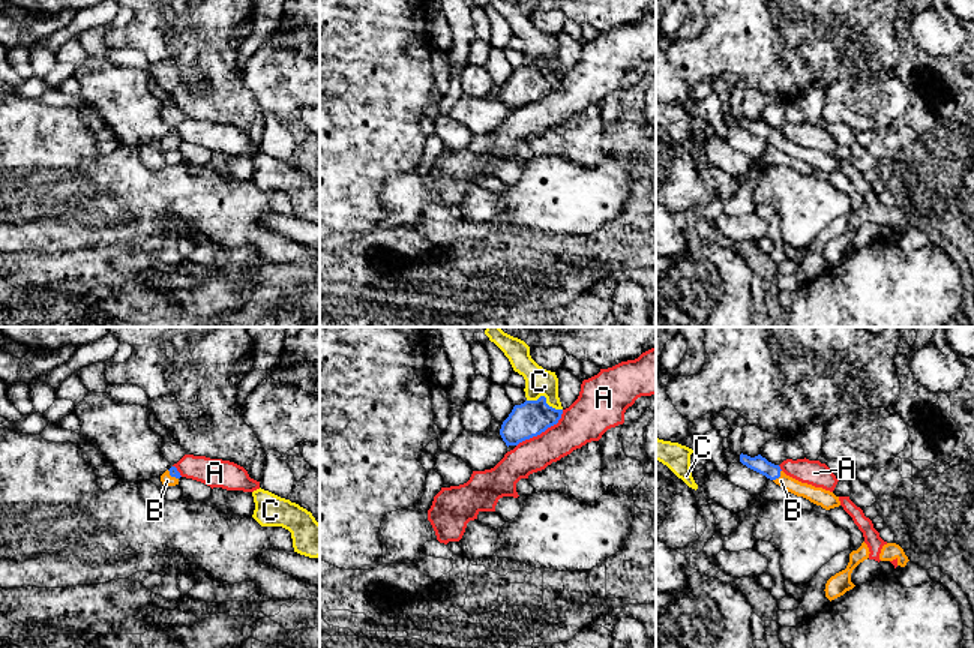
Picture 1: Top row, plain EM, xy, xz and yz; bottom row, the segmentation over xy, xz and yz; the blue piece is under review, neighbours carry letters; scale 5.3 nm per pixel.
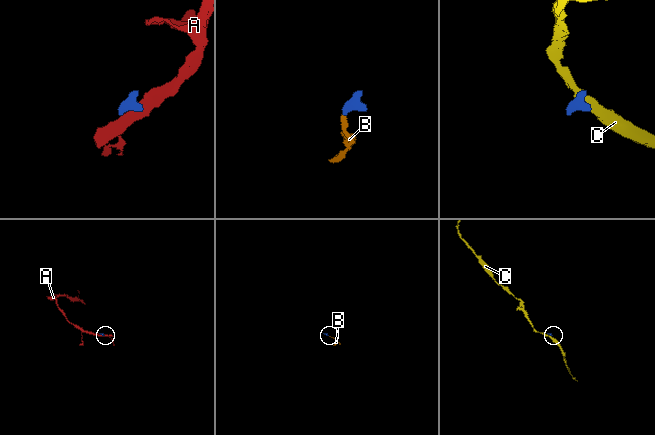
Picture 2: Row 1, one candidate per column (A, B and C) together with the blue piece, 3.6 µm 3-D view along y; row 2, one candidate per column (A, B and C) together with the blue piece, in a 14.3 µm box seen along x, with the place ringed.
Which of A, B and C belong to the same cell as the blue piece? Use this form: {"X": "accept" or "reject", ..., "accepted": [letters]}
{"A": "reject", "B": "accept", "C": "reject", "accepted": ["B"]}

